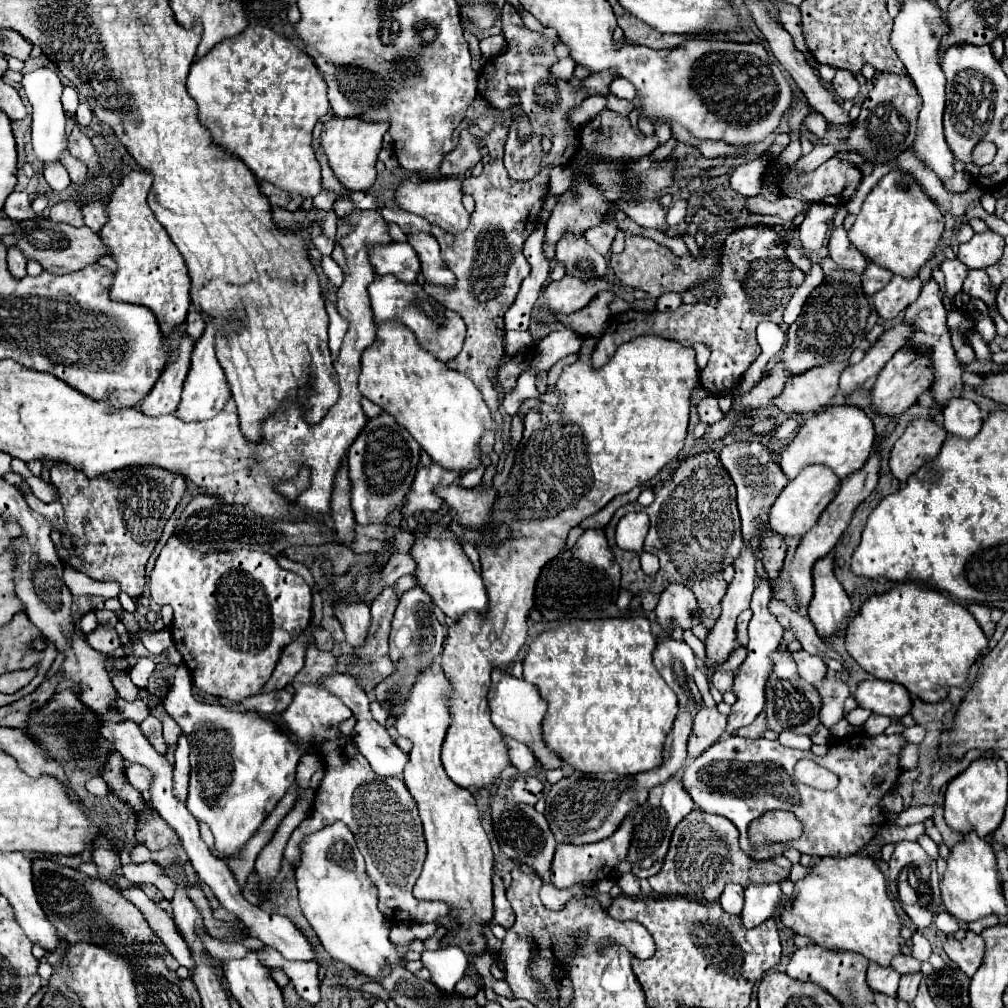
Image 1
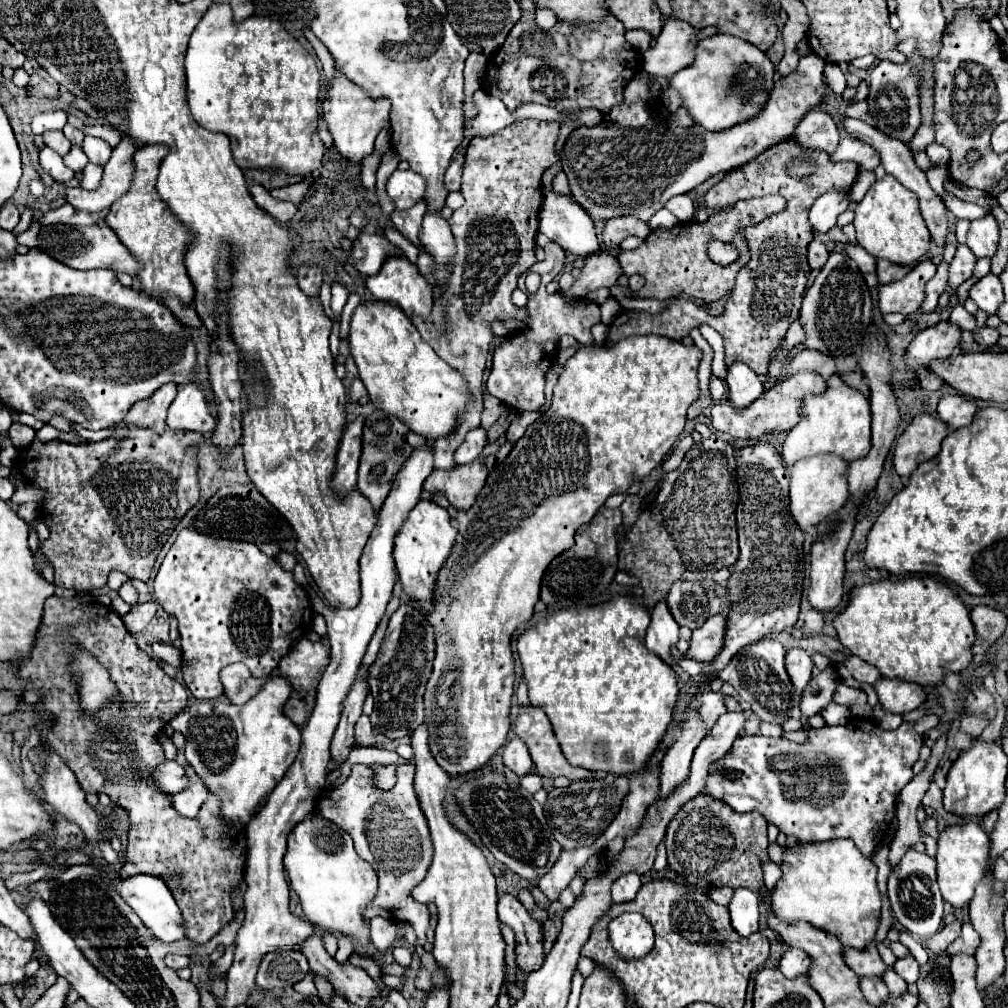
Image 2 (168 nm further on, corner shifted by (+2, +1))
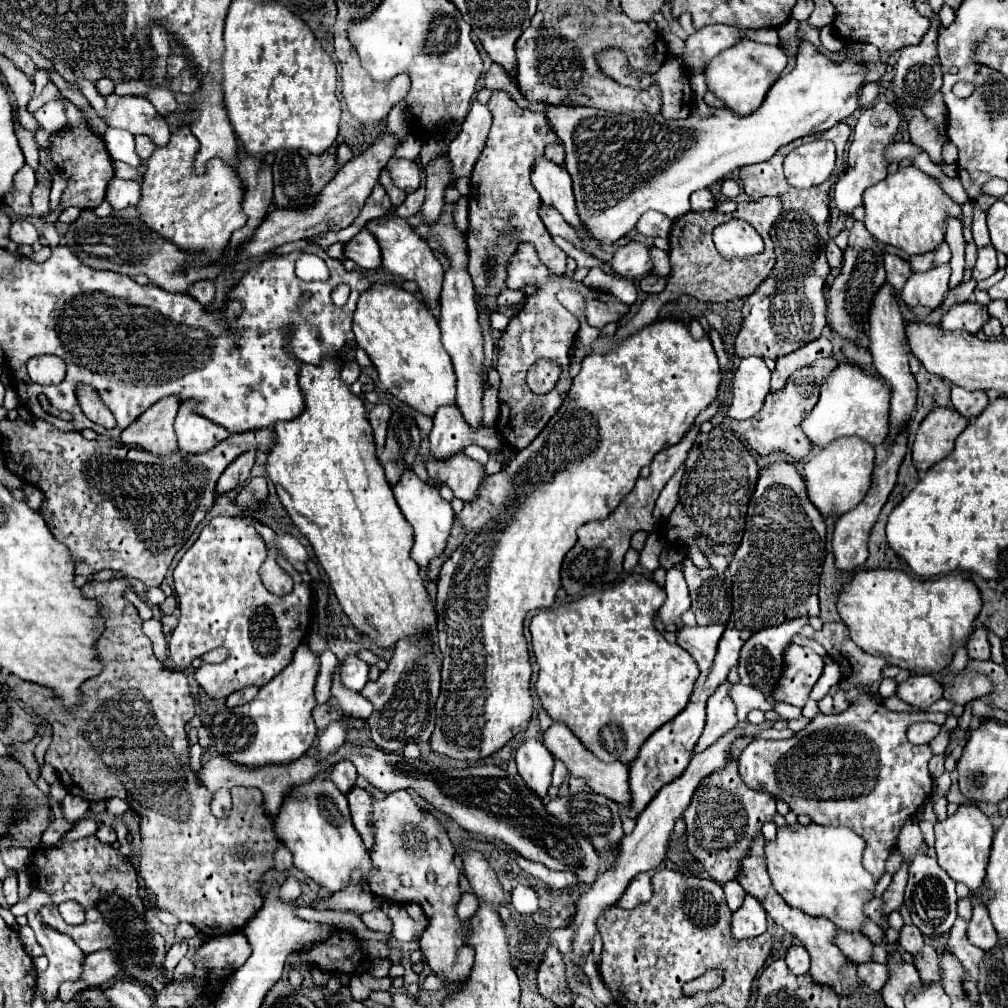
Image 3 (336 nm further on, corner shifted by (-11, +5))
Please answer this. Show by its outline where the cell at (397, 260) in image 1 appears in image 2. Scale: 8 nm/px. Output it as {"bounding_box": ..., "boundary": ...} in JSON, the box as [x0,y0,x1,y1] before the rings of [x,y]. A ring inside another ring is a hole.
{"bounding_box":[349,233,401,275],"boundary":[[[359,233],[359,237],[353,241],[353,249],[349,253],[349,263],[361,273],[361,275],[377,275],[383,261],[391,255],[399,255],[401,249],[389,243],[385,237],[379,235],[367,235]]]}

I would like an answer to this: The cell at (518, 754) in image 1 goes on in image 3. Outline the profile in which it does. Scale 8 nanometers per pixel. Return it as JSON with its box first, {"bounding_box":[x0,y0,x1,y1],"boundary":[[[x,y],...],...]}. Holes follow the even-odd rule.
{"bounding_box":[516,739,554,795],"boundary":[[[528,739],[524,741],[516,751],[516,767],[526,785],[532,791],[538,791],[538,795],[546,795],[552,779],[552,765],[554,757],[552,753],[538,741]]]}

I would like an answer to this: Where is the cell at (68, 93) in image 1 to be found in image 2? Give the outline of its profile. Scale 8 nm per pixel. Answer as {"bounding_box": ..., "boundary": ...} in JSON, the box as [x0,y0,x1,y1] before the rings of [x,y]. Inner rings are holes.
{"bounding_box":[31,113,67,135],"boundary":[[[37,113],[31,121],[31,131],[33,135],[41,135],[43,131],[49,129],[63,129],[65,121],[67,121],[65,113]]]}

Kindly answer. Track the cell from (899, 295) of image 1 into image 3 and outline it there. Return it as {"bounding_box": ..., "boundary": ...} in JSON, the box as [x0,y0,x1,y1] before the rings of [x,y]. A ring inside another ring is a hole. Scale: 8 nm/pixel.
{"bounding_box":[902,265,950,309],"boundary":[[[940,265],[926,273],[914,273],[906,281],[902,289],[902,301],[908,307],[924,305],[930,309],[936,309],[948,293],[948,279],[950,279],[950,267]]]}

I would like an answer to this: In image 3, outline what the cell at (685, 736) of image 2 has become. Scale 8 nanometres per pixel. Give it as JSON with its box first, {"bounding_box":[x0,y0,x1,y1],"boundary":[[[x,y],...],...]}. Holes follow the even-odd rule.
{"bounding_box":[694,683,738,753],"boundary":[[[722,683],[708,699],[706,705],[706,727],[694,747],[694,753],[704,751],[710,743],[714,743],[722,733],[730,731],[738,719],[736,719],[736,711],[734,711],[734,703],[728,695],[728,689],[732,685],[730,683]]]}

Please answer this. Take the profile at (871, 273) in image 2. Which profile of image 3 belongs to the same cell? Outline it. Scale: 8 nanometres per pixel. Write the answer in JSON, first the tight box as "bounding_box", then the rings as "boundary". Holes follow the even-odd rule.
{"bounding_box":[884,253,910,291],"boundary":[[[886,253],[884,255],[884,269],[886,269],[886,281],[896,289],[900,291],[906,283],[906,279],[910,277],[910,267],[904,259],[900,259],[898,255],[890,255]]]}

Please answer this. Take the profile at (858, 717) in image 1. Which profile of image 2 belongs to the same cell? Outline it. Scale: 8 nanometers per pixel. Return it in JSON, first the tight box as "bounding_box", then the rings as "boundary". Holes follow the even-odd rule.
{"bounding_box":[819,703,851,725],"boundary":[[[829,703],[825,709],[821,709],[819,713],[823,717],[823,721],[827,725],[841,725],[841,723],[847,723],[851,713],[845,705],[837,705],[837,703]]]}

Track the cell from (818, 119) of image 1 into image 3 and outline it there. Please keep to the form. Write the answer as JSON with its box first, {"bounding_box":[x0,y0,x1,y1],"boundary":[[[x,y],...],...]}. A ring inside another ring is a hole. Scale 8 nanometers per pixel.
{"bounding_box":[834,101,900,213],"boundary":[[[878,101],[876,105],[862,111],[848,151],[848,171],[834,185],[834,203],[838,211],[852,213],[856,207],[862,205],[862,193],[886,177],[888,163],[886,159],[882,159],[882,143],[890,143],[890,139],[896,137],[900,121],[900,111],[884,101]]]}

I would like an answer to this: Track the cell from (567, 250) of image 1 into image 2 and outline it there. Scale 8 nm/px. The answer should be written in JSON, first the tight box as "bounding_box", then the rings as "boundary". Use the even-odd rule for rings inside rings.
{"bounding_box":[539,191,599,257],"boundary":[[[543,191],[543,203],[539,211],[539,231],[573,255],[585,257],[599,251],[599,241],[591,217],[567,195],[559,195],[555,191]]]}

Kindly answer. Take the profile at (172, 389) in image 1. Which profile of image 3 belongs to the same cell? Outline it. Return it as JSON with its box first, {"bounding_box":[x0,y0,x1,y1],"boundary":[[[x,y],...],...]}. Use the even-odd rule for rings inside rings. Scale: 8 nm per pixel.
{"bounding_box":[120,395,178,455],"boundary":[[[170,395],[148,407],[130,427],[120,435],[124,445],[142,445],[150,453],[168,455],[178,449],[174,419],[178,413],[178,395]]]}

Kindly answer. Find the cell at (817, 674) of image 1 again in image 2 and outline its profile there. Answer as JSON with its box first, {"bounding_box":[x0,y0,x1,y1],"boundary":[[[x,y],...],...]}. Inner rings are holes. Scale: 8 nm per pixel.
{"bounding_box":[785,649,813,691],"boundary":[[[789,649],[785,657],[787,675],[795,687],[795,691],[803,691],[809,679],[813,677],[813,661],[803,649]]]}

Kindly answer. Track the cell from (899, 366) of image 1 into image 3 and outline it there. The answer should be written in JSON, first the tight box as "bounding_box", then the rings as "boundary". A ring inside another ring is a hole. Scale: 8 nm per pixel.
{"bounding_box":[942,303,990,333],"boundary":[[[958,303],[942,317],[942,331],[968,331],[978,333],[982,325],[990,319],[988,309],[976,303]]]}

